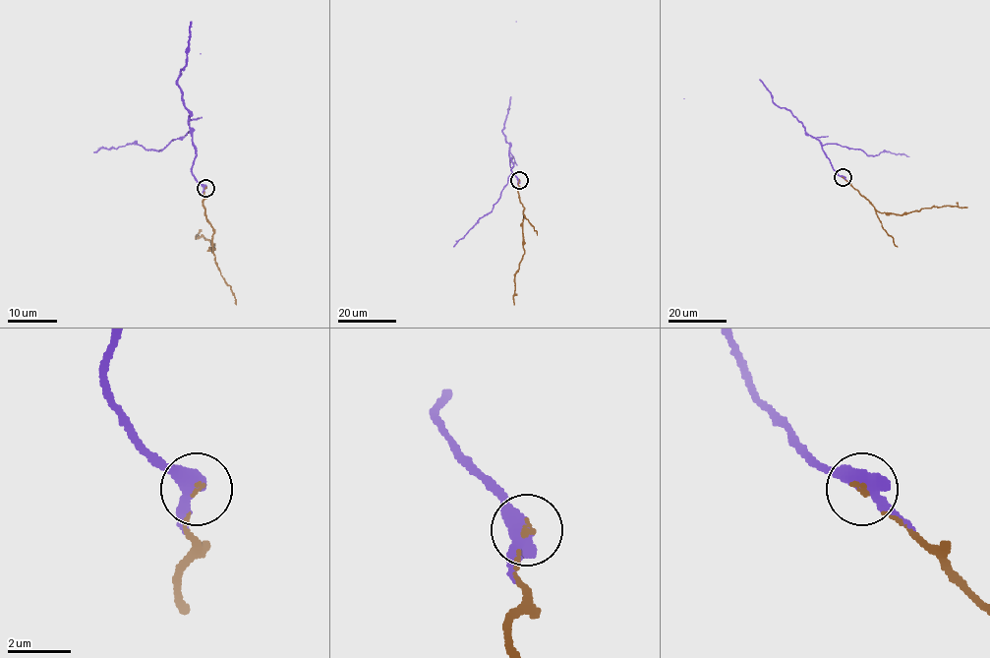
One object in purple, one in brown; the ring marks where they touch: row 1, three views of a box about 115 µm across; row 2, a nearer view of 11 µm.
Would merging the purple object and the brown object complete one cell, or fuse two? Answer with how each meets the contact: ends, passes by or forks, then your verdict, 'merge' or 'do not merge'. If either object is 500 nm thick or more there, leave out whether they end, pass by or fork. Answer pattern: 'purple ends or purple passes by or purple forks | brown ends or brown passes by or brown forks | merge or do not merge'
purple passes by | brown ends | merge

